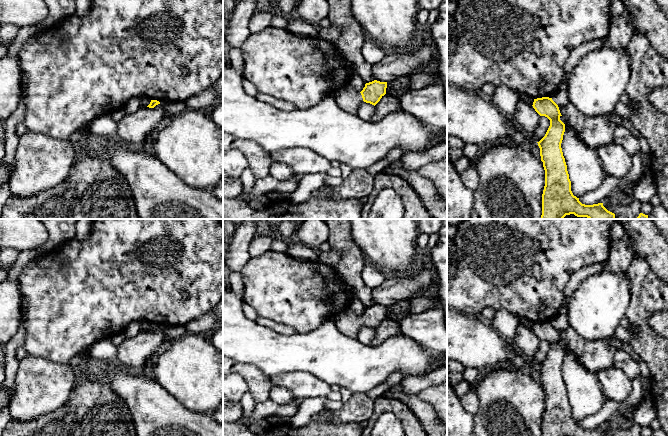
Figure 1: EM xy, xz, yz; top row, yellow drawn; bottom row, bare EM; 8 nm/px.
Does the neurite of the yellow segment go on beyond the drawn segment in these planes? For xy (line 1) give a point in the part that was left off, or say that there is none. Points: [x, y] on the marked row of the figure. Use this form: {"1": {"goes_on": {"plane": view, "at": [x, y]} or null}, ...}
{"1": {"goes_on": null}}

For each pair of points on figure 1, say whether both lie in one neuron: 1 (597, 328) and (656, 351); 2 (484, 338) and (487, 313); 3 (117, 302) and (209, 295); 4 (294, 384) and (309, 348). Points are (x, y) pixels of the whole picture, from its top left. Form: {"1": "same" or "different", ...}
{"1": "different", "2": "different", "3": "same", "4": "different"}

